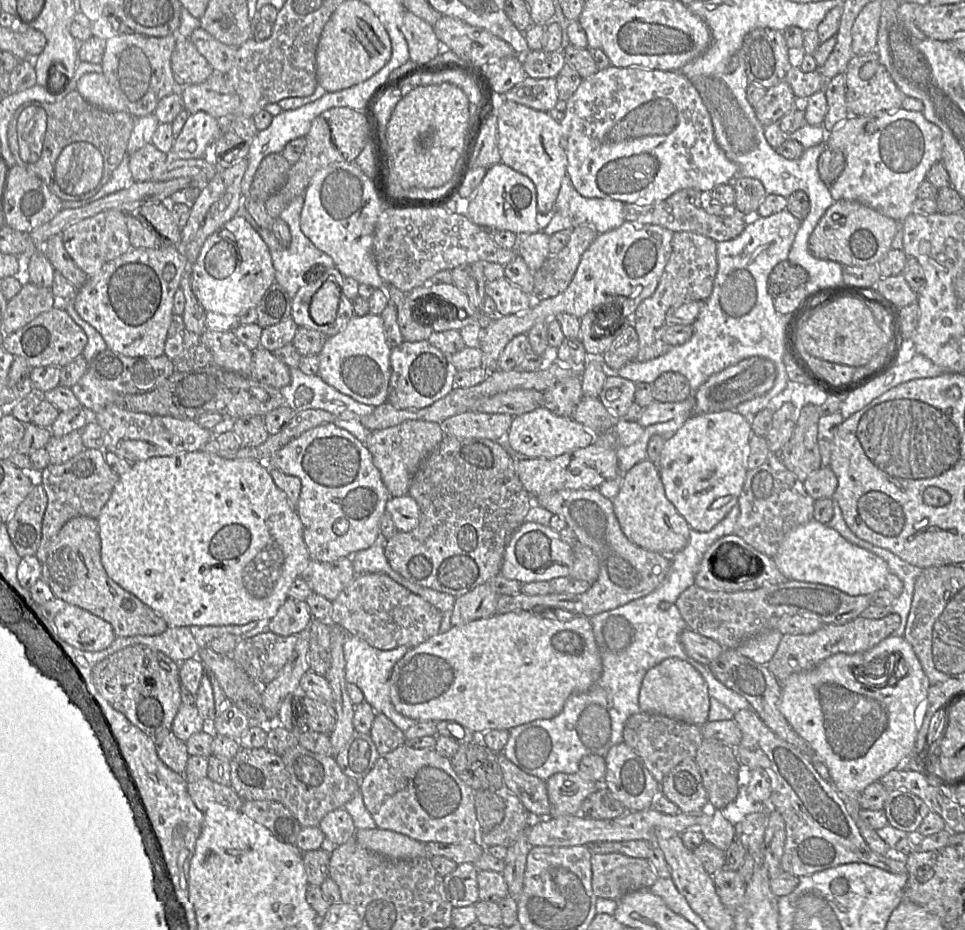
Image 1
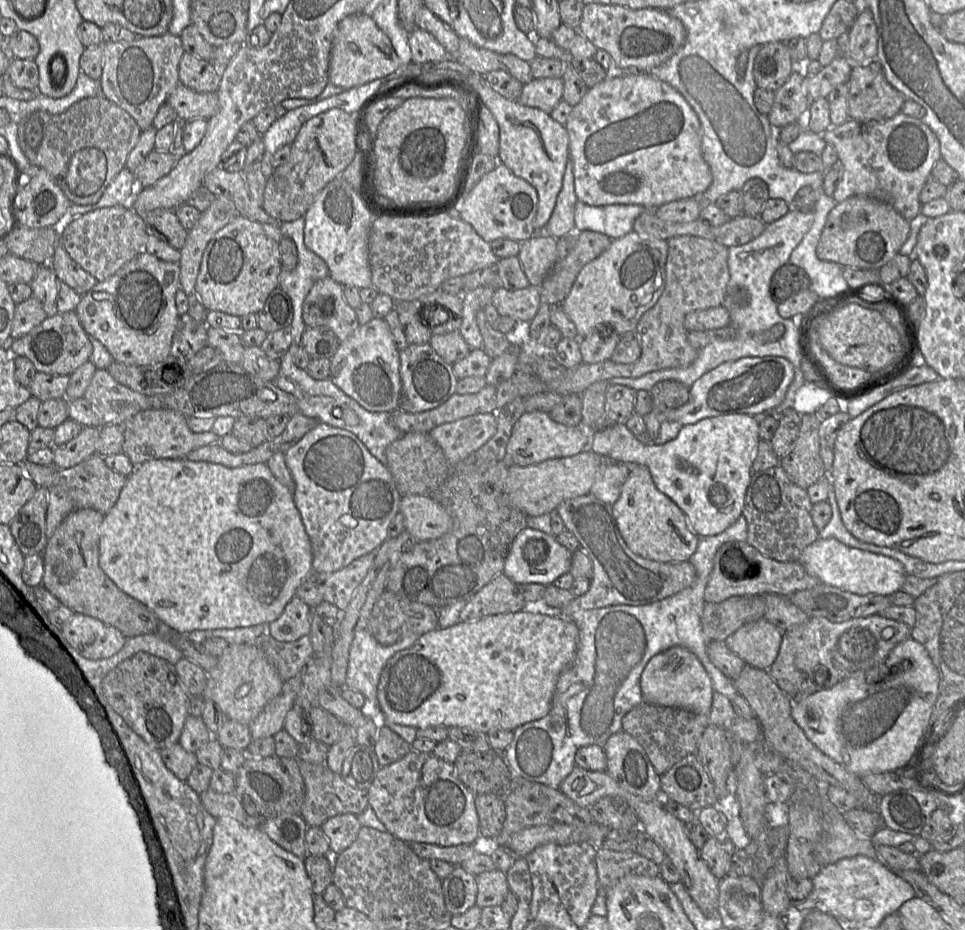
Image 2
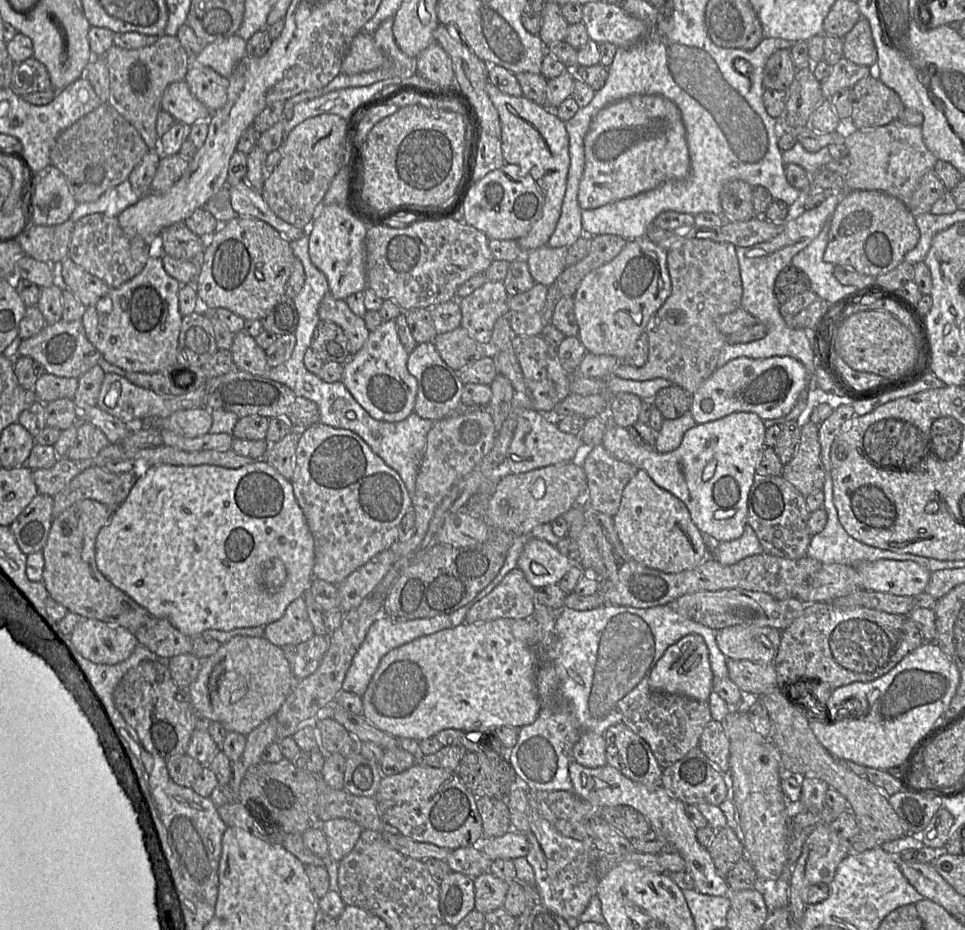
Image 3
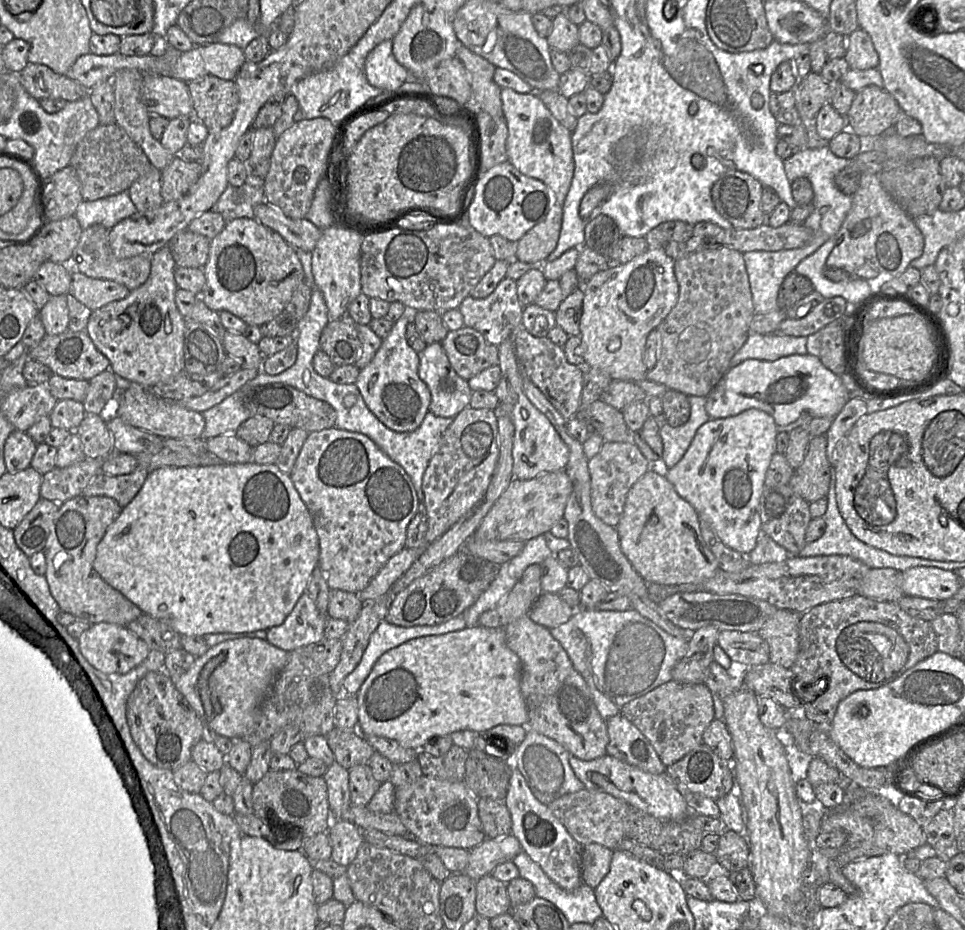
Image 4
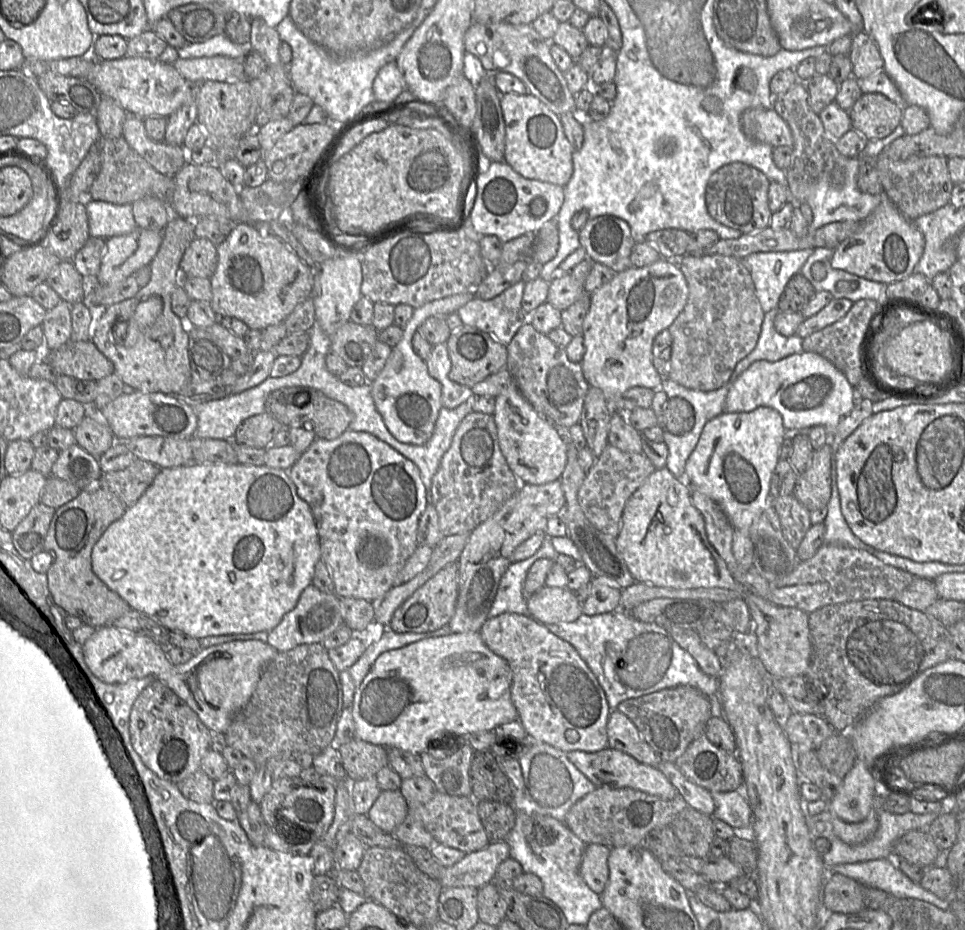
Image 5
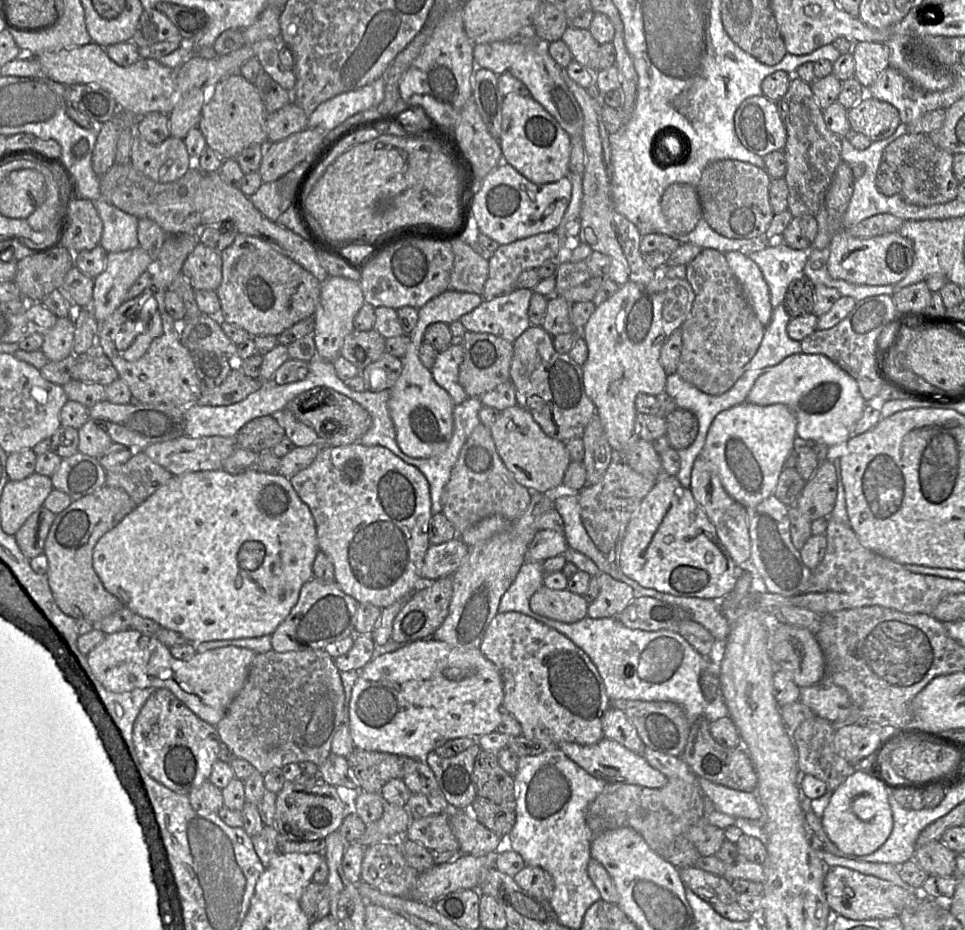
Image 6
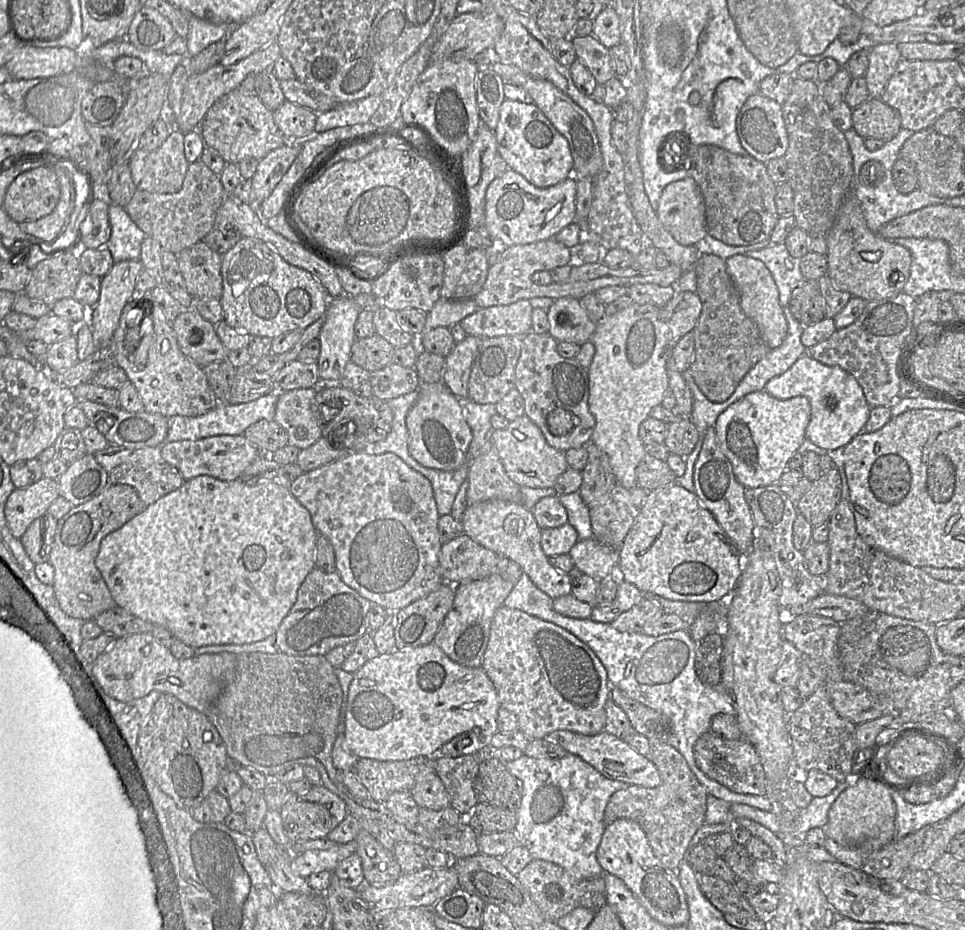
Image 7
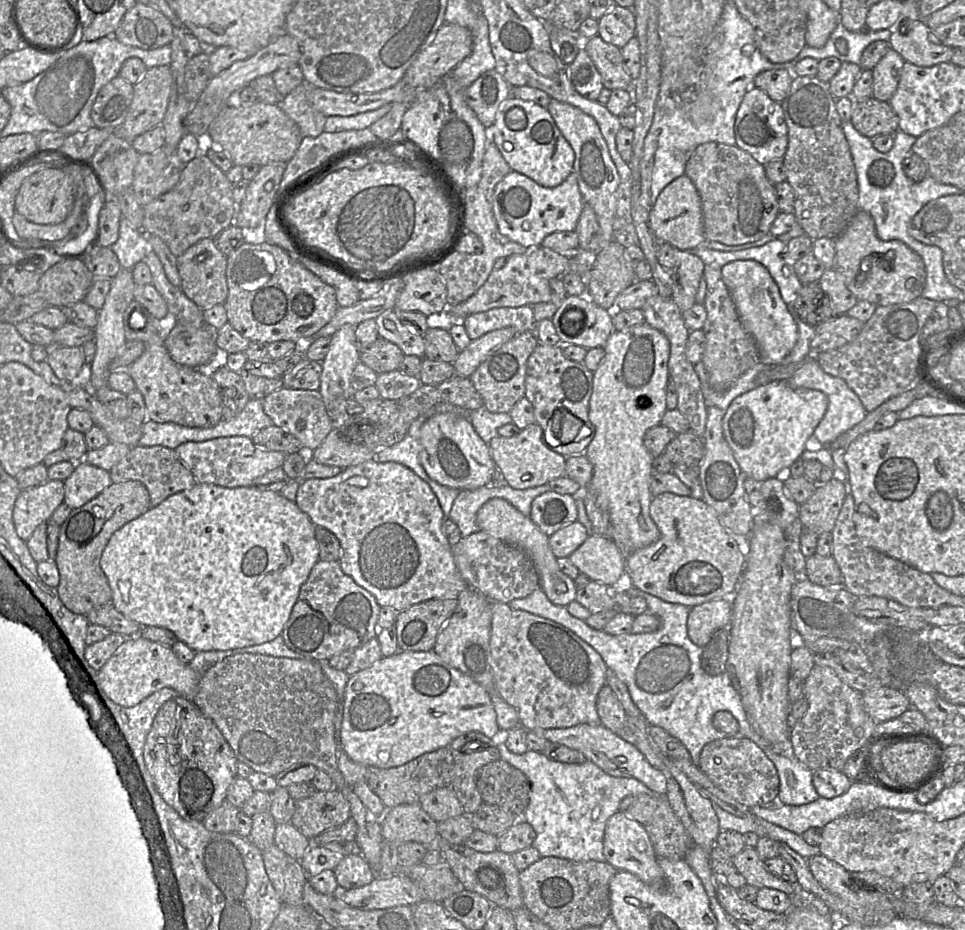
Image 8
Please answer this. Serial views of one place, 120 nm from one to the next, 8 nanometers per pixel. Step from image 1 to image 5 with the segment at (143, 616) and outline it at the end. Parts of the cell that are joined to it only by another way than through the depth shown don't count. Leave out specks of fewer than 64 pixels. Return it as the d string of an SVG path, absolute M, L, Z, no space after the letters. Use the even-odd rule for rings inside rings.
M100 486L81 490L76 498L56 509L45 538L43 550L53 556L53 563L46 574L55 603L68 615L96 629L112 625L131 609L118 593L94 574L91 556L100 536L123 516L126 509L118 496Z

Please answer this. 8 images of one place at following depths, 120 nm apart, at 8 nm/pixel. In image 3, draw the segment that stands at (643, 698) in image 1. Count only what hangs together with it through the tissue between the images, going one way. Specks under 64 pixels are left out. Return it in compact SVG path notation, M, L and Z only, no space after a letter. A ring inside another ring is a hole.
M690 634L669 646L657 661L649 676L651 691L680 694L700 701L708 701L713 688L713 673L708 648L698 634Z

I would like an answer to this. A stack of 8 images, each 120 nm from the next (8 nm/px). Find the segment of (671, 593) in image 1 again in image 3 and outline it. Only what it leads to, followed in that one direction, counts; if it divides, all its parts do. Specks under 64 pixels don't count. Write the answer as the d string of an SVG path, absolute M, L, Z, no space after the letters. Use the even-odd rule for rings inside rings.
M747 523L741 537L732 541L720 542L712 556L721 565L733 565L747 557L763 553L764 550L756 533ZM604 605L587 611L562 608L554 627L545 629L543 637L543 649L554 663L559 678L562 701L556 709L540 709L534 723L518 729L517 742L506 755L516 775L528 785L529 790L571 792L573 784L569 777L569 764L573 760L573 746L581 733L589 731L604 735L611 725L622 722L628 707L651 692L651 670L669 646L687 635L698 634L708 648L713 677L721 679L729 675L727 658L716 643L716 633L716 630L678 614L670 605L643 609Z

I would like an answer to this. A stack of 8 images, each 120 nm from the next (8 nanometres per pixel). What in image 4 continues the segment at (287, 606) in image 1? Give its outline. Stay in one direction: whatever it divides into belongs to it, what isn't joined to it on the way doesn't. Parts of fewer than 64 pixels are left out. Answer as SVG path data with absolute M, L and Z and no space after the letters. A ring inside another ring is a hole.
M305 592L284 622L267 630L266 640L287 652L313 645L325 639L327 618Z

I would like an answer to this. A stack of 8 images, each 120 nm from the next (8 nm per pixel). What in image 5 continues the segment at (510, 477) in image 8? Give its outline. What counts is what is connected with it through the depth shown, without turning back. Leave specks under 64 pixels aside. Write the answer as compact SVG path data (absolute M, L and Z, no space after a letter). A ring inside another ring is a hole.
M514 380L494 399L495 411L493 417L497 427L499 446L508 467L519 479L520 483L542 485L560 480L567 463L567 447L553 424L543 418L523 397Z

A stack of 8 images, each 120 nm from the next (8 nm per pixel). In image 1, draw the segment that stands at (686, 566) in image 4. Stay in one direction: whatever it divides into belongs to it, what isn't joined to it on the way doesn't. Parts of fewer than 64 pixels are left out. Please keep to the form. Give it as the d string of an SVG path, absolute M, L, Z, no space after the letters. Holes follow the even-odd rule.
M643 460L622 474L619 493L611 501L621 530L638 547L672 555L687 545L691 529L666 498L658 468L650 460Z

